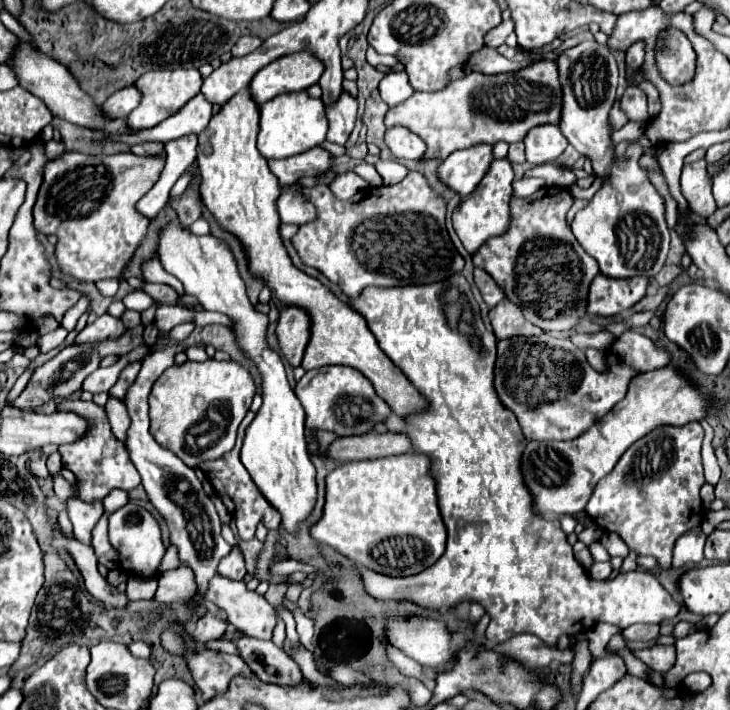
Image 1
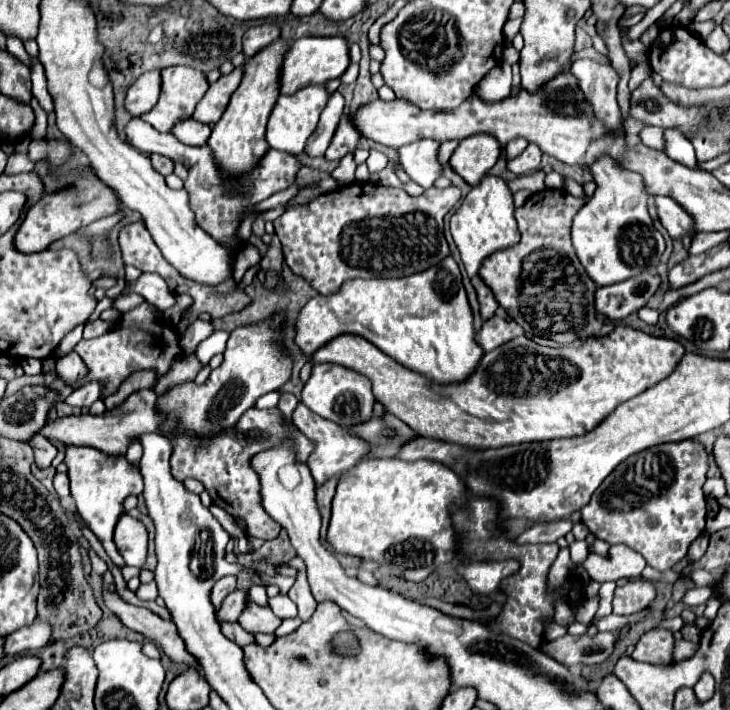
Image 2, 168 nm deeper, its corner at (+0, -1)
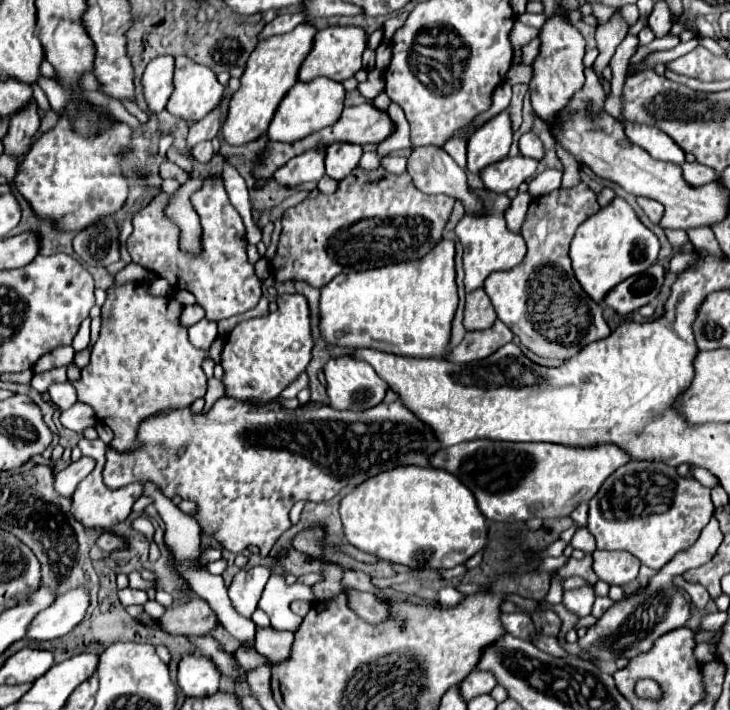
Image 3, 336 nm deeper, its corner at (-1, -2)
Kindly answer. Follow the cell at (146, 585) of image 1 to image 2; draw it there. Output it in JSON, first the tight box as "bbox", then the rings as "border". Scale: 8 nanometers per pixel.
{"bbox":[135,582,157,600],"border":[[[155,582],[141,584],[135,594],[137,594],[139,600],[155,600],[155,598],[157,598],[157,584],[155,584]]]}

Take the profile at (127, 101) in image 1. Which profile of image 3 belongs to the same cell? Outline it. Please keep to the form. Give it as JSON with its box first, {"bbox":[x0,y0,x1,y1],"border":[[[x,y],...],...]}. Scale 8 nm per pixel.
{"bbox":[142,55,174,113],"border":[[[162,55],[148,63],[142,75],[142,85],[144,85],[144,97],[146,97],[146,103],[150,105],[150,111],[160,113],[166,107],[174,91],[172,77],[174,77],[174,57],[172,55]]]}

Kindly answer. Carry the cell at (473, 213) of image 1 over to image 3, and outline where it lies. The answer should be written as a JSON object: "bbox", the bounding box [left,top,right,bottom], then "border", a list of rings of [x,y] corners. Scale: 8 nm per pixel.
{"bbox":[456,189,526,293],"border":[[[486,189],[474,191],[474,193],[482,199],[486,213],[480,217],[468,217],[466,215],[456,227],[456,235],[460,237],[460,241],[464,245],[464,273],[466,273],[464,287],[466,287],[466,293],[480,289],[484,285],[484,279],[490,273],[510,271],[526,255],[526,243],[524,243],[522,235],[516,235],[516,233],[508,231],[508,227],[506,227],[504,211],[510,207],[510,199],[506,195],[496,195],[496,193],[490,193]]]}

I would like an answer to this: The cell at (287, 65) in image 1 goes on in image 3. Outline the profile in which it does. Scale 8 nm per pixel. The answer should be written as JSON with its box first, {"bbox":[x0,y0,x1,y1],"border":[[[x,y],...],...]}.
{"bbox":[298,25,368,81],"border":[[[336,25],[336,27],[328,27],[328,29],[318,31],[314,47],[308,53],[306,61],[302,63],[298,79],[312,81],[312,79],[324,75],[334,81],[344,81],[344,79],[354,77],[354,73],[360,71],[360,67],[362,67],[362,53],[366,49],[366,43],[368,43],[366,31],[360,27],[354,27],[354,25]]]}

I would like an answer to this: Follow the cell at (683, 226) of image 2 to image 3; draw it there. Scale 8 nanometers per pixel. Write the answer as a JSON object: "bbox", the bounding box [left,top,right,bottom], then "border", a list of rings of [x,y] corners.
{"bbox":[636,197,664,223],"border":[[[638,197],[636,201],[638,201],[638,205],[642,207],[642,211],[650,217],[652,223],[658,223],[658,221],[660,221],[664,207],[662,207],[658,201],[654,201],[654,199],[646,199],[646,197]]]}

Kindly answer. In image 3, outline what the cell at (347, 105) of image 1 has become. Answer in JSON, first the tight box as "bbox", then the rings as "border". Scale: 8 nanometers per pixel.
{"bbox":[326,143,362,181],"border":[[[334,143],[326,151],[326,175],[342,181],[346,175],[350,175],[352,169],[358,167],[358,161],[362,157],[362,147],[360,145],[350,145],[350,143]]]}

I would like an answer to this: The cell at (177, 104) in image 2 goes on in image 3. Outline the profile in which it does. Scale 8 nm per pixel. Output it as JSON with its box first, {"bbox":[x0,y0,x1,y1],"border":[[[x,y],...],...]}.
{"bbox":[166,55,226,121],"border":[[[186,55],[176,57],[174,85],[176,89],[166,109],[184,121],[200,121],[206,117],[222,103],[226,91],[210,67],[194,63]]]}

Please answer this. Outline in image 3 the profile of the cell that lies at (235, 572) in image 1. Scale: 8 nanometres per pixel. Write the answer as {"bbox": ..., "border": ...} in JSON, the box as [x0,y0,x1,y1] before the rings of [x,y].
{"bbox":[158,599,216,637],"border":[[[192,599],[190,603],[168,607],[158,619],[158,625],[170,635],[200,637],[214,629],[216,621],[216,613],[204,599]]]}

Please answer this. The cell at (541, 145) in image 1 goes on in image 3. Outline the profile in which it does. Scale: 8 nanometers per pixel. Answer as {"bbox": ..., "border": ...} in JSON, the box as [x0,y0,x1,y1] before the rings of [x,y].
{"bbox":[480,157,536,193],"border":[[[506,157],[490,167],[480,171],[480,179],[488,191],[506,193],[510,189],[518,189],[520,183],[528,181],[536,173],[536,161],[530,157]]]}

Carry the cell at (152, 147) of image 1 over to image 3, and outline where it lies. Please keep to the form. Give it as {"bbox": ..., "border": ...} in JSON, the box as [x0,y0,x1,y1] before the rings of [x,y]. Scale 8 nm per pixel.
{"bbox":[160,161,182,183],"border":[[[166,161],[166,163],[160,167],[160,175],[162,175],[162,179],[176,179],[176,181],[182,183],[182,169],[176,167],[174,163],[168,163],[168,161]]]}

